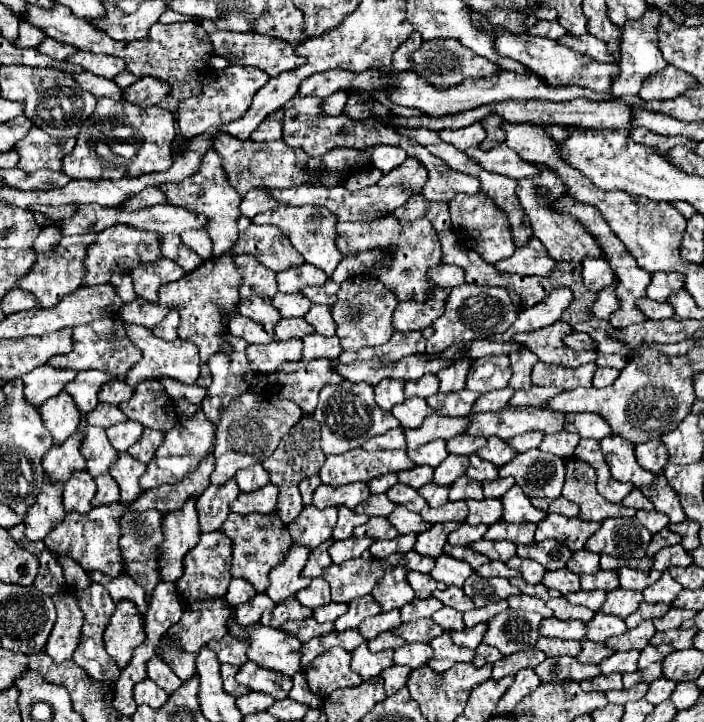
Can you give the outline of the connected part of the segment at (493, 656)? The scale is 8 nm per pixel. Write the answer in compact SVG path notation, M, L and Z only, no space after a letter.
M480 644L478 648L476 648L476 658L472 660L472 664L474 666L484 666L484 664L492 664L492 662L496 662L496 660L500 660L502 658L502 654L500 654L500 650L498 648L492 648L492 646L488 646L488 644Z

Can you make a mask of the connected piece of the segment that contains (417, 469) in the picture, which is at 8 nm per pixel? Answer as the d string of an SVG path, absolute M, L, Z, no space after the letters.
M414 466L412 470L404 470L398 474L398 480L402 484L408 484L412 488L420 488L428 482L432 482L432 468L430 466Z

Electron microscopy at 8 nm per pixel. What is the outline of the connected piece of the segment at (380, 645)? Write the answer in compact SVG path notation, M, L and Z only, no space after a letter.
M384 632L384 634L380 634L378 638L374 638L374 640L370 640L368 642L368 648L372 650L372 652L382 652L382 650L386 650L386 648L400 648L400 646L404 646L406 642L400 638L400 636L396 636L396 634L392 634L392 632Z

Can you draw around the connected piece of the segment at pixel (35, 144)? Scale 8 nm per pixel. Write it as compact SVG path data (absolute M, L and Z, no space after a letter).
M32 126L30 134L16 144L20 154L20 170L36 172L40 168L62 172L62 158L74 150L76 138L52 138L44 130Z

